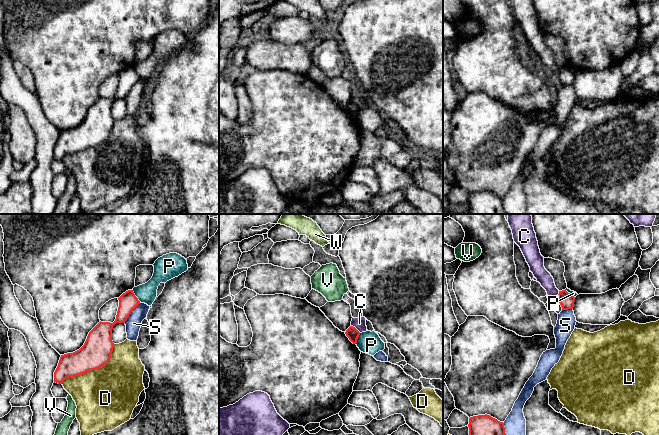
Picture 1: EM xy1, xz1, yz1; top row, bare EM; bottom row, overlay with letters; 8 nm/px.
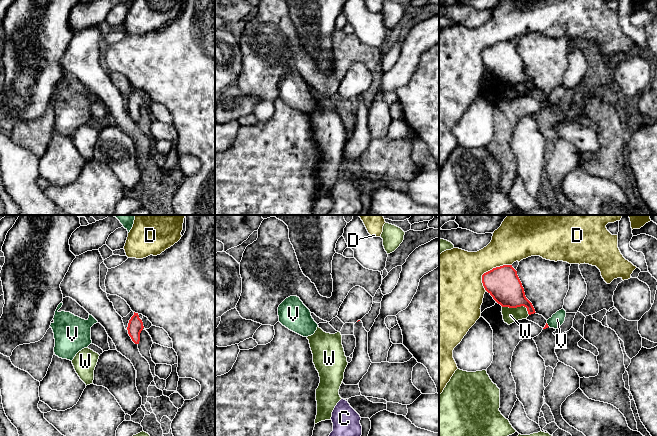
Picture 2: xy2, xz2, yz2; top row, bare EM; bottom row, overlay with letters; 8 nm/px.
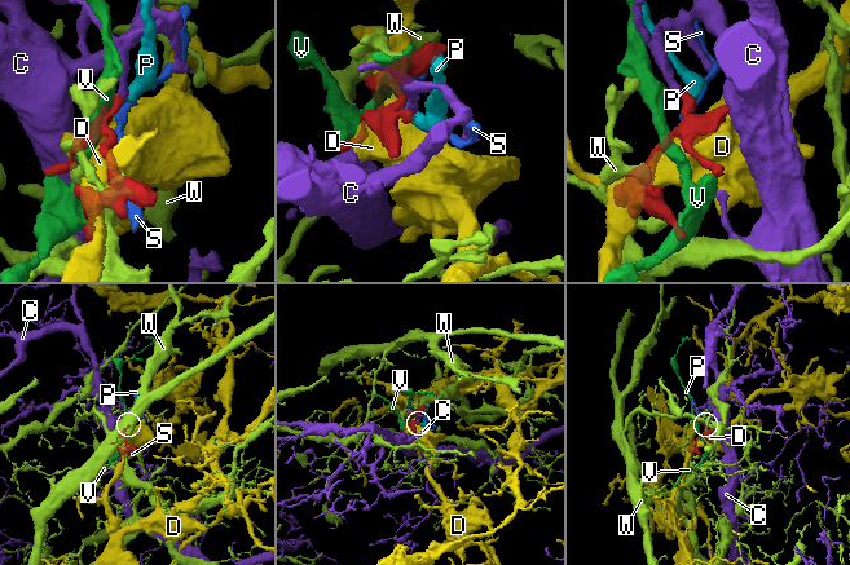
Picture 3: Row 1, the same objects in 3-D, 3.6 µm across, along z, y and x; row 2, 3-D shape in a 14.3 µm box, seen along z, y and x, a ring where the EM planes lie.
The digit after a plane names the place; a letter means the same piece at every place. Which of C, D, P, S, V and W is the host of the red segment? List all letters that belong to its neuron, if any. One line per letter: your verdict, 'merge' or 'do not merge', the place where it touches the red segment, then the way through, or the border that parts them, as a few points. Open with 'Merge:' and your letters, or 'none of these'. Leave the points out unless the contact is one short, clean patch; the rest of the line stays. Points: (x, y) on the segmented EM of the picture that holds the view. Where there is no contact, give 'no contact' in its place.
Merge: none of these
C: do not merge | xz1 (355, 328) | along xz1 (351, 325), (360, 332)
D: do not merge | xy1 (93, 369)
P: do not merge | xy1 (134, 295) | along xy1 (132, 289), (140, 301)
S: do not merge | xy1 (131, 311)
V: do not merge | yz2 (547, 325)
W: do not merge | yz2 (517, 306)

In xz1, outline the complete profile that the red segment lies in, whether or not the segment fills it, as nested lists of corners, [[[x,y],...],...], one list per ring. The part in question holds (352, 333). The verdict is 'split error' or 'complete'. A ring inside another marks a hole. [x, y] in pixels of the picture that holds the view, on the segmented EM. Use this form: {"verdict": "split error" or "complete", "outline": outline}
{"verdict": "complete", "outline": [[[350,326],[346,332],[345,332],[346,336],[349,338],[349,340],[353,343],[356,344],[357,343],[357,339],[360,335],[360,332],[353,326]]]}

